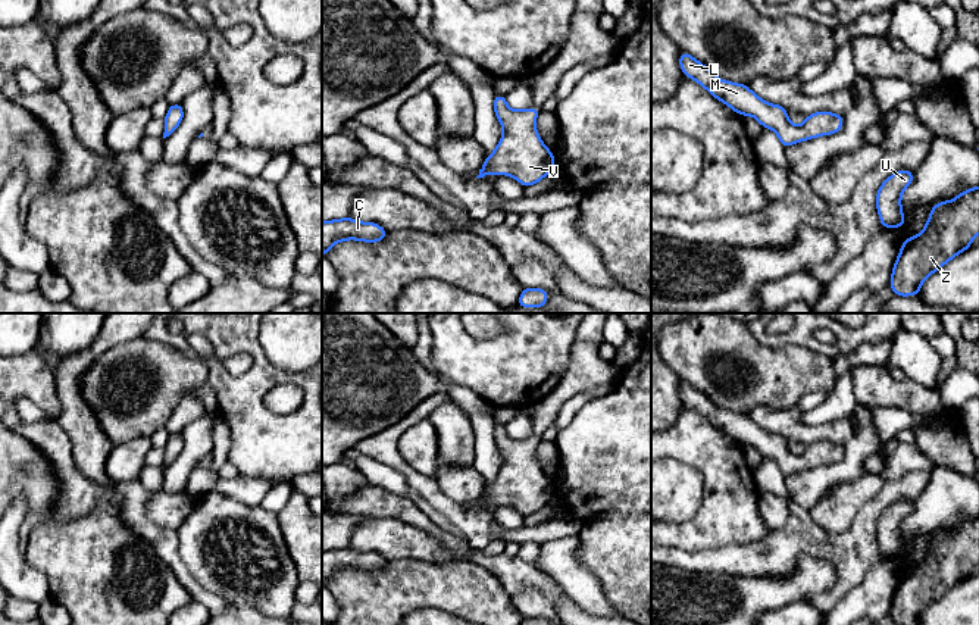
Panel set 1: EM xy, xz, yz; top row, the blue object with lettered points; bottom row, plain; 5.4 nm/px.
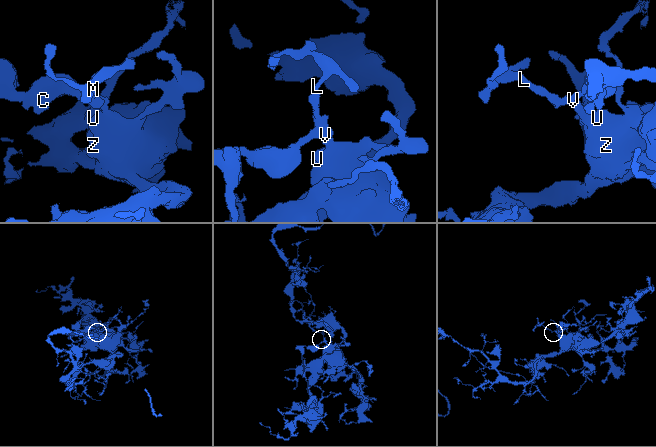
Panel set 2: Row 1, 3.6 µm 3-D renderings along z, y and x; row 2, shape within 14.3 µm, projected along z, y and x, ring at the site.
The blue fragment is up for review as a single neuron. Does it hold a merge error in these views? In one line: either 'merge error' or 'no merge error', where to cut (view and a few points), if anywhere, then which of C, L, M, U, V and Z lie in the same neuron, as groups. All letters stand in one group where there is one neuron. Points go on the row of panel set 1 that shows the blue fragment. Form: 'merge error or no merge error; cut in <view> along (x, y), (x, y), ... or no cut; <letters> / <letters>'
no merge error; no cut; C L M U V Z

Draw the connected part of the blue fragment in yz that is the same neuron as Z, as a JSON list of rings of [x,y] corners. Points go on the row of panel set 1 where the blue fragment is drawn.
[[[979,187],[930,209],[926,226],[901,244],[889,285],[895,296],[916,296],[922,282],[972,246],[979,234]]]

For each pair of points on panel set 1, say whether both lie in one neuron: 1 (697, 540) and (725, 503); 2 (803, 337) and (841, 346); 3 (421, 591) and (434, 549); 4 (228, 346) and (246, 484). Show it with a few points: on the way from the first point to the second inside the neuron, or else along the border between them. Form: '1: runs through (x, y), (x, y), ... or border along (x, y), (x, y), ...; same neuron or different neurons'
1: runs through (706, 533), (722, 512); same neuron
2: runs through (812, 343), (823, 349), (832, 349); same neuron
3: border along (456, 558), (441, 562), (394, 561); different neurons
4: border along (238, 472), (274, 481); different neurons

